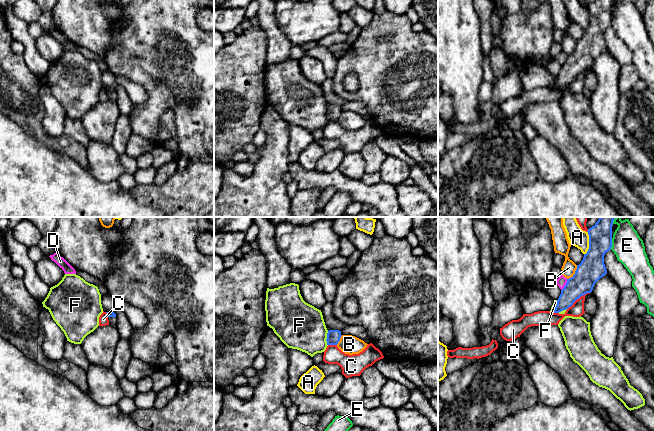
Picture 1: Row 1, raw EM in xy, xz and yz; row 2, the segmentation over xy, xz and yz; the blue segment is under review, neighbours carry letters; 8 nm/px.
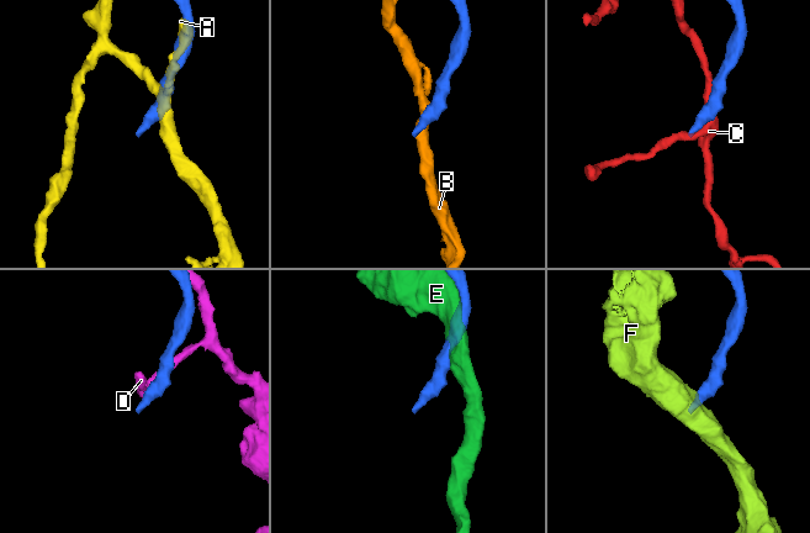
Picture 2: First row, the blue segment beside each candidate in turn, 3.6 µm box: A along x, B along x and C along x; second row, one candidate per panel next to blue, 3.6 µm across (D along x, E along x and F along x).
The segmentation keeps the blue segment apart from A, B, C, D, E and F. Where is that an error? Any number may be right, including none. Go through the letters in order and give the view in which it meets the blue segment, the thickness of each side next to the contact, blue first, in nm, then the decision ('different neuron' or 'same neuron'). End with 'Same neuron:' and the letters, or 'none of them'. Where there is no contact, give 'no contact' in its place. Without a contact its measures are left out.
A: yz | 200/150 nm | different neuron
B: yz | 200/130 nm | different neuron
C: yz | 200/110 nm | different neuron
D: yz | 200/80 nm | different neuron
E: yz | 200/240 nm | different neuron
F: xz | 110/380 nm | different neuron
Same neuron: none of them

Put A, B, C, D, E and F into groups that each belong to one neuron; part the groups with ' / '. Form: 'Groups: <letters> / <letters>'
Groups: A / B / C / D / E / F

